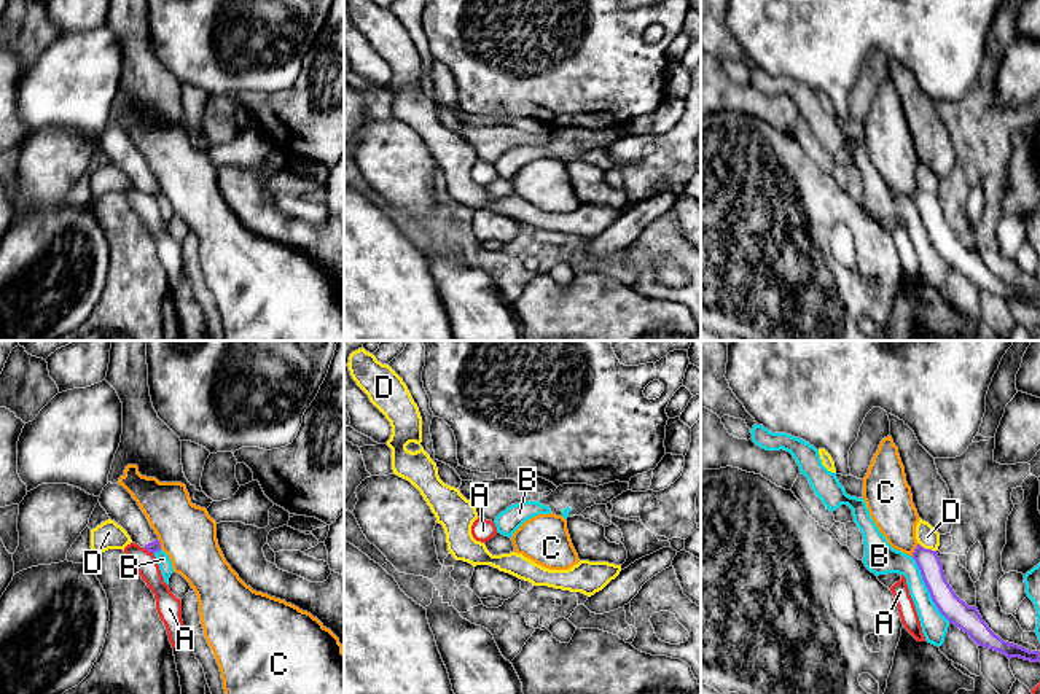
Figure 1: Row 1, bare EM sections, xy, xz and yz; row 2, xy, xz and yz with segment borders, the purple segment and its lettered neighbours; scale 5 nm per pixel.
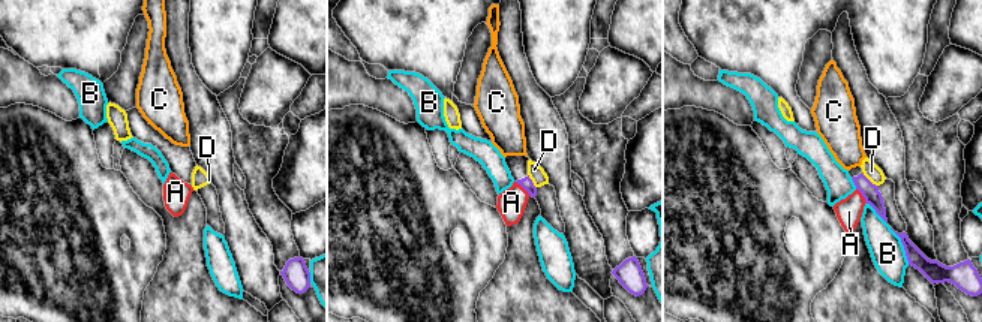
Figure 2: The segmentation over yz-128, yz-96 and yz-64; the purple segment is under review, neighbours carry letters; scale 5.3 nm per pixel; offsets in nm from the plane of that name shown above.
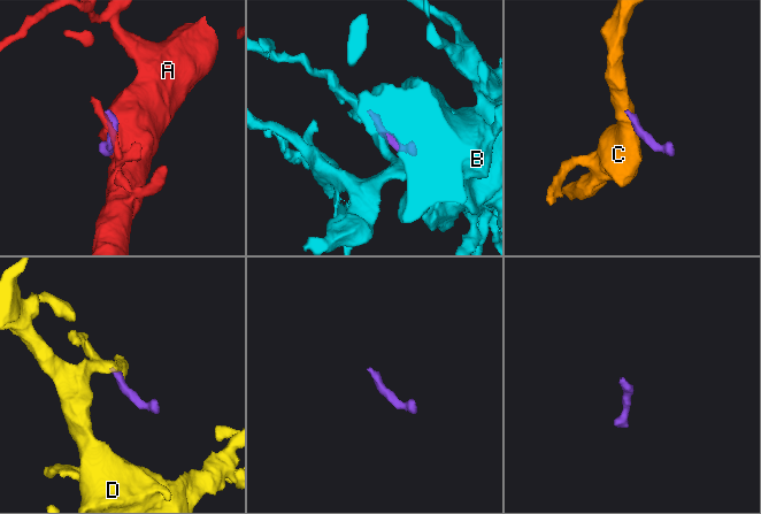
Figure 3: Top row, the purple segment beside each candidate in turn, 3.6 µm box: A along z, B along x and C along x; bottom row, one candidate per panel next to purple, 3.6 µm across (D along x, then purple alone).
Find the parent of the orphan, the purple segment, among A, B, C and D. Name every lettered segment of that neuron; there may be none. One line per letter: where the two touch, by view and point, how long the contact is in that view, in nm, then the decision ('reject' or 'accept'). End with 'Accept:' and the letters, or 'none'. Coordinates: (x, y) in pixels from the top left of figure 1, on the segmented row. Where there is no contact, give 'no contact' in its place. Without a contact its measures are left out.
A: contact xy (148, 551); length 70 nm; reject
B: contact yz (927, 588); length 380 nm; reject
C: contact yz (914, 549); length 80 nm; reject
D: contact yz (927, 549); length 100 nm; reject
Accept: none

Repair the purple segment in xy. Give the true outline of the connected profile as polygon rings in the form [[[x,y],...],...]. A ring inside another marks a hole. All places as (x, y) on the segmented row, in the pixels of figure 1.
[[[108,482],[100,493],[99,503],[108,517],[127,532],[132,543],[153,554],[161,551],[158,535],[147,516],[123,485]]]

